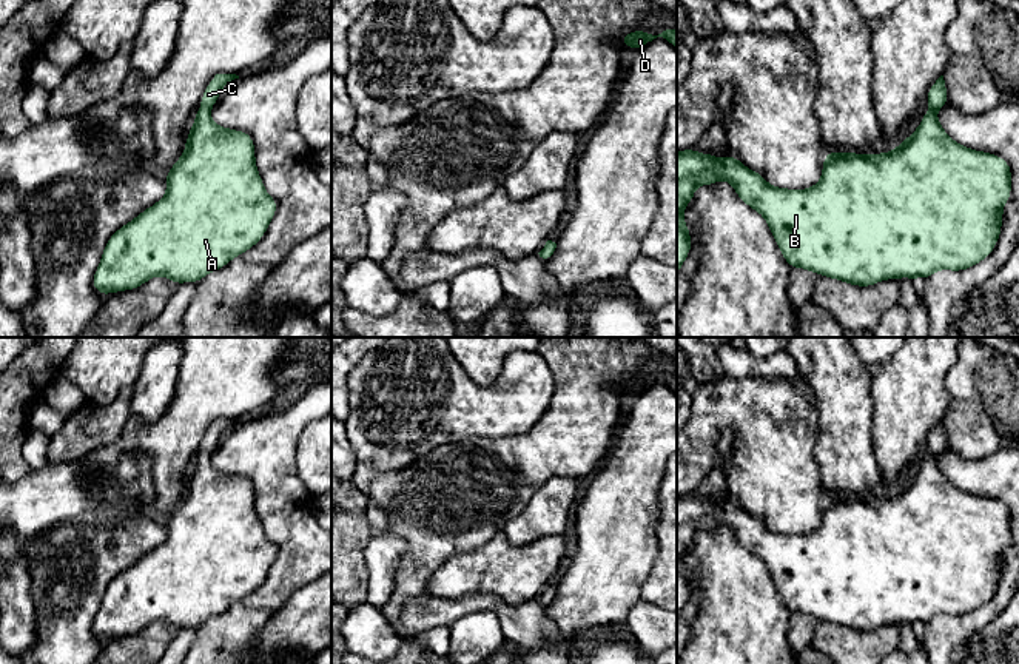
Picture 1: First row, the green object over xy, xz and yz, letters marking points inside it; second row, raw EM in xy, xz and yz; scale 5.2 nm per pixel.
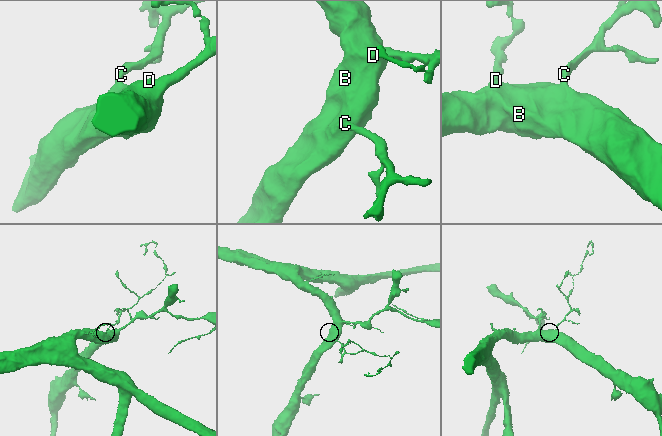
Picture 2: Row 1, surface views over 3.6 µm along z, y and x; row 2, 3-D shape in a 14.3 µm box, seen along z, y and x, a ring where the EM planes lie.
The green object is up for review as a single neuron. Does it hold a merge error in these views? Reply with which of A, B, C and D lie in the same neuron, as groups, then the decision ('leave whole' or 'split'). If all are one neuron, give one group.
A B C D | leave whole

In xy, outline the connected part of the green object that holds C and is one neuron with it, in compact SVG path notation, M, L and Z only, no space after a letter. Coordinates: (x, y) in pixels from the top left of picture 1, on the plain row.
M216 419L180 504L163 522L166 539L106 587L92 633L106 641L156 621L197 629L254 592L277 547L265 536L248 478L216 470L210 454L236 419Z

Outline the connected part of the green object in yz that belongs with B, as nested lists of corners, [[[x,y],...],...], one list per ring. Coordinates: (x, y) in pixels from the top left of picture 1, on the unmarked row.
[[[943,421],[930,433],[930,454],[917,475],[897,493],[880,499],[828,496],[820,527],[806,535],[788,535],[769,530],[757,516],[745,511],[735,501],[717,504],[714,499],[689,493],[677,496],[677,619],[686,605],[692,584],[683,556],[694,545],[698,530],[729,527],[740,545],[760,558],[775,584],[789,613],[805,613],[820,621],[856,632],[873,632],[886,624],[928,624],[939,615],[968,615],[991,601],[1002,573],[1002,553],[1011,541],[1011,515],[1005,504],[976,496],[953,485],[937,465],[937,454],[948,448]]]

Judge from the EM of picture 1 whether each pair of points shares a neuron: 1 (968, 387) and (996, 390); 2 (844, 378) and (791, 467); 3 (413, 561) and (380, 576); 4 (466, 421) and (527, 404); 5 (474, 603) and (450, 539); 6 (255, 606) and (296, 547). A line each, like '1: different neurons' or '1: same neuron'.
1: same neuron
2: different neurons
3: different neurons
4: same neuron
5: different neurons
6: same neuron

